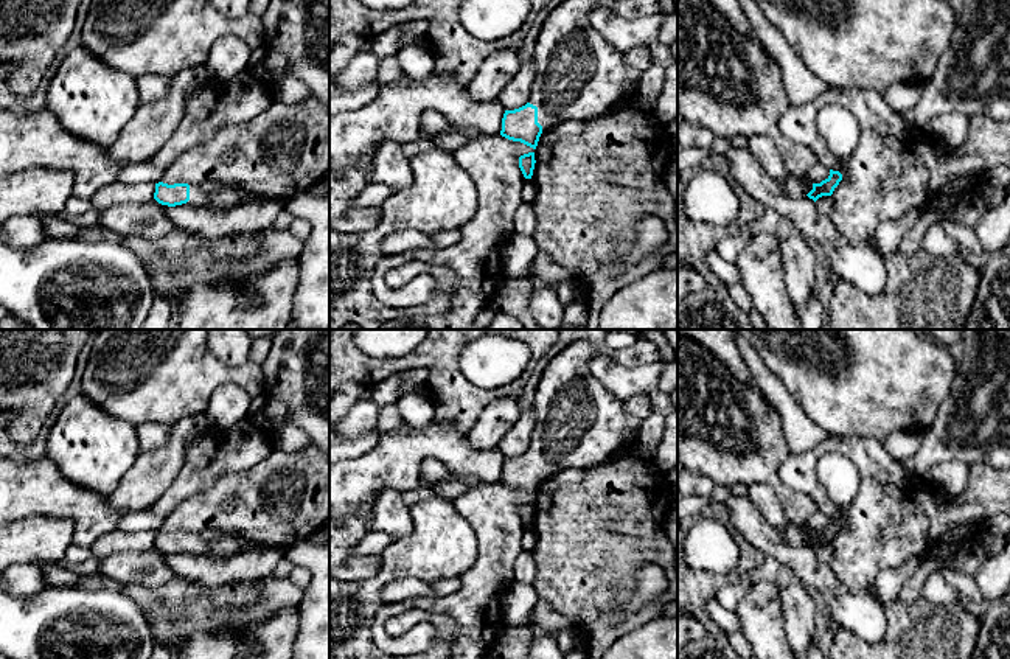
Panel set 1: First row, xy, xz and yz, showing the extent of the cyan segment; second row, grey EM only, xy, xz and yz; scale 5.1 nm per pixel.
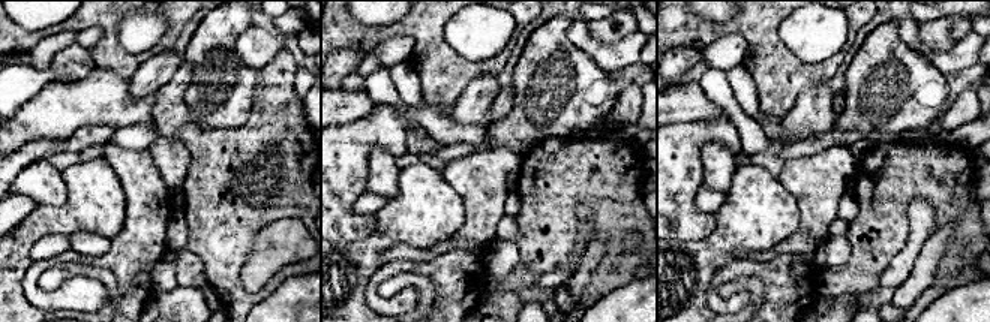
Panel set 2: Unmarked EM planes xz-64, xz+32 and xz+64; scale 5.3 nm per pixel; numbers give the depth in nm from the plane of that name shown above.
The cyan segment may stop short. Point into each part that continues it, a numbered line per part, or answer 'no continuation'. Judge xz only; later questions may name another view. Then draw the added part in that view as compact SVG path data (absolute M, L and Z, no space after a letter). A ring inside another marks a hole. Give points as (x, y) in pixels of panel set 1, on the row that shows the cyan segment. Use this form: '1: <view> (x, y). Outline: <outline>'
1: xz (578, 75). Outline: M564 0L538 34L528 103L538 107L542 131L608 112L637 76L622 53L592 33L589 17L597 5L597 0Z

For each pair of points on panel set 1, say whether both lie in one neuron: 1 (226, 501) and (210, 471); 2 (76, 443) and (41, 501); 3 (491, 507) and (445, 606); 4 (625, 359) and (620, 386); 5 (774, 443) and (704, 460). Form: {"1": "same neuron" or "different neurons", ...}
{"1": "different neurons", "2": "different neurons", "3": "same neuron", "4": "different neurons", "5": "same neuron"}

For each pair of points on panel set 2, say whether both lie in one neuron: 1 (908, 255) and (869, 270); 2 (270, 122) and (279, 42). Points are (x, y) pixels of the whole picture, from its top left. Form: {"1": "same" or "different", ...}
{"1": "different", "2": "different"}

